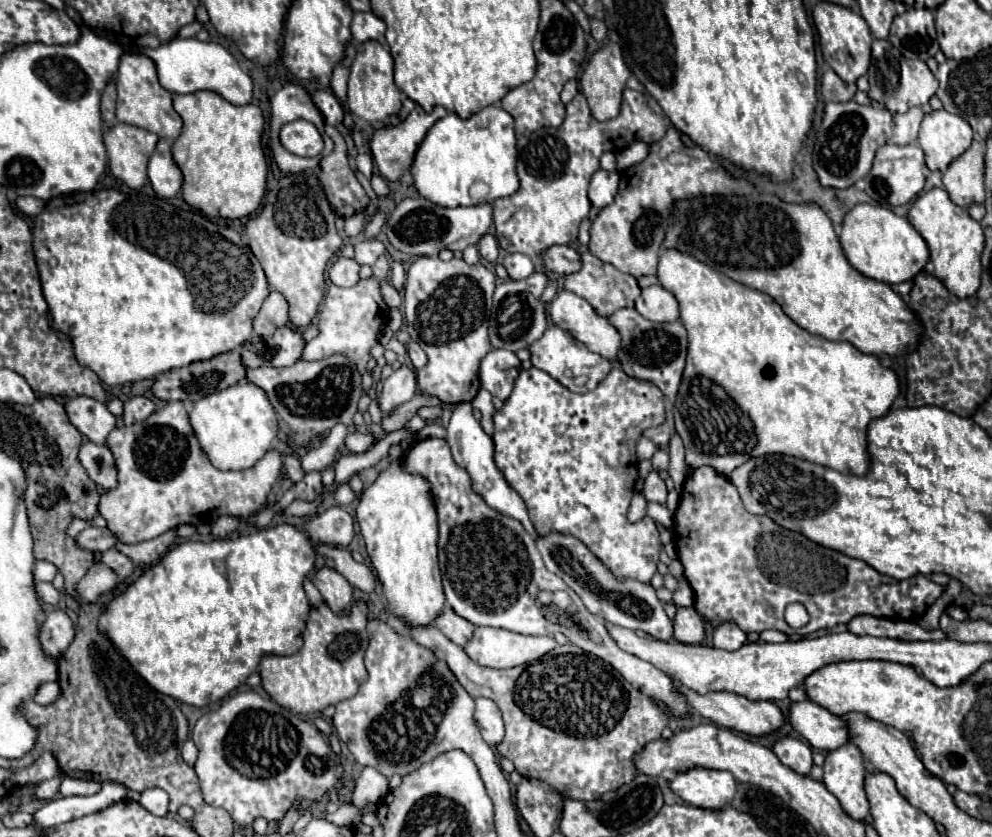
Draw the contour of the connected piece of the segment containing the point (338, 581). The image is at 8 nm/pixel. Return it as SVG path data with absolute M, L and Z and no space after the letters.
M323 567L313 573L311 581L321 591L325 603L331 607L333 613L341 615L351 611L353 587L347 583L347 579L343 579L343 575L339 575L335 569Z

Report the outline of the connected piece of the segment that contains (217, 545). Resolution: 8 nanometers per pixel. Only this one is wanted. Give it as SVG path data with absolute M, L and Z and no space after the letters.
M329 507L323 513L317 513L315 517L307 519L301 525L281 523L281 525L273 525L273 527L255 531L245 537L237 537L237 539L215 539L215 541L207 541L207 543L205 541L185 541L185 543L169 549L159 563L151 565L133 585L129 585L129 589L123 595L115 597L109 603L109 607L101 615L99 629L115 643L115 647L119 647L119 651L123 651L123 657L135 667L135 671L139 671L139 675L143 675L143 679L147 679L147 683L151 683L151 687L155 687L157 691L163 691L165 695L171 695L183 703L189 703L195 707L205 707L205 703L219 701L227 693L235 691L251 673L257 671L257 665L265 653L267 655L291 655L301 647L301 635L303 635L305 621L307 621L307 615L311 609L309 599L303 589L303 581L315 571L317 545L323 543L323 545L331 545L331 547L347 547L351 541L353 541L353 519L343 507Z

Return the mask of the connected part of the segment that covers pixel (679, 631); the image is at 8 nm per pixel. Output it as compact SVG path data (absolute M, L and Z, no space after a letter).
M691 607L677 609L673 629L675 629L675 639L685 645L703 645L707 639L707 625L699 617L699 613Z

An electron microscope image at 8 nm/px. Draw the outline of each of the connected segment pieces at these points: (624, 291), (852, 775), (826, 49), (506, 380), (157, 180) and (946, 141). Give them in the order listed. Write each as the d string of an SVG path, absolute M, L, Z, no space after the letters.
M589 251L581 253L581 269L577 273L571 273L565 277L565 289L583 297L601 317L607 317L613 311L623 309L623 307L633 307L635 299L641 295L641 289L639 289L635 277L621 273L615 267L611 267L609 263L595 259L595 255L591 255Z
M845 743L827 753L823 771L825 787L839 799L847 815L855 821L865 821L869 815L869 801L863 789L867 777L863 753L853 743Z
M819 1L813 9L813 21L819 31L819 45L823 57L835 69L835 73L845 83L855 83L861 75L865 75L871 65L871 43L873 43L865 19L847 7L839 7L829 1Z
M493 349L481 361L481 369L479 369L481 387L487 389L493 397L499 397L501 401L505 401L507 395L511 393L511 387L519 371L521 371L521 361L513 351Z
M161 139L149 159L149 181L159 197L175 197L183 185L183 173L171 155L171 141Z
M945 109L931 111L925 115L919 131L919 145L925 151L925 163L931 171L945 171L953 159L957 159L965 149L969 149L973 141L973 129L967 121L963 121L959 115L953 115Z

